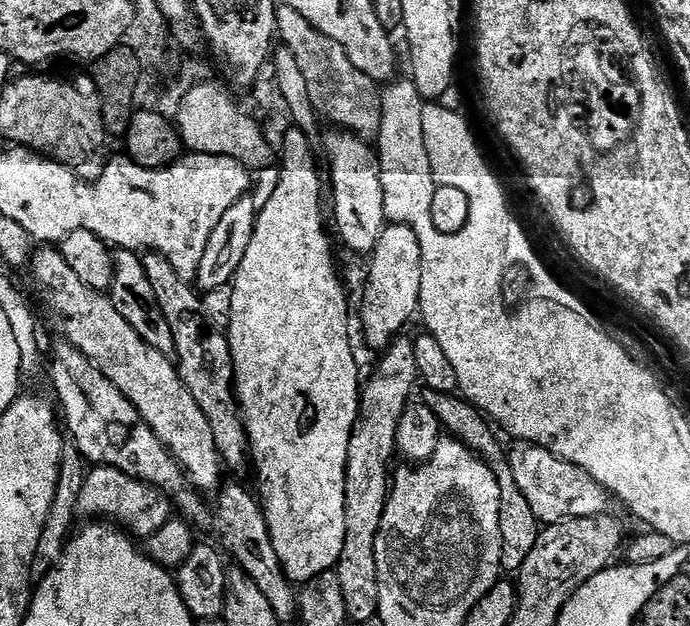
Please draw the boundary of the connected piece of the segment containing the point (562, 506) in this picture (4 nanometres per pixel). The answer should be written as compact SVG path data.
M516 442L513 445L508 452L508 461L510 470L514 470L514 482L518 482L518 490L522 490L526 502L530 502L530 510L534 510L541 525L559 524L561 520L577 520L587 516L603 516L609 511L610 493L586 469L555 456L550 450L539 448L537 444Z

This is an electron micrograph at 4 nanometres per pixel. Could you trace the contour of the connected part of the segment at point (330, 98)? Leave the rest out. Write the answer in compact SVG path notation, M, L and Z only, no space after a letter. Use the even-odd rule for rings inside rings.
M287 2L281 3L276 10L276 34L279 43L294 54L294 59L302 69L302 79L310 89L310 102L314 106L317 117L321 121L329 120L329 125L345 132L352 132L355 136L376 138L382 123L381 85L371 80L334 42L334 38L326 38L298 10L291 8Z

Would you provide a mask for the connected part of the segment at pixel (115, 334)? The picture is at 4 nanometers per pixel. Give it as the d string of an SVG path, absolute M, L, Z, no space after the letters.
M40 246L33 251L31 272L36 296L53 326L60 331L59 335L82 350L82 354L86 354L86 358L90 358L94 366L130 398L141 420L158 434L168 453L180 463L189 483L201 493L215 493L222 484L222 461L214 446L214 434L210 431L210 422L206 422L206 414L202 414L202 406L198 406L194 394L186 390L173 357L146 343L134 326L114 310L105 293L95 292L70 270L66 258L62 258L55 247Z

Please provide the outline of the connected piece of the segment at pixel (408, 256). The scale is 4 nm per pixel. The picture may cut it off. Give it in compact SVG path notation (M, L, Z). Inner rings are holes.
M406 224L385 225L378 246L370 256L368 282L362 296L360 318L364 336L372 348L383 350L397 336L398 330L419 309L421 294L421 248L417 243L416 232Z

